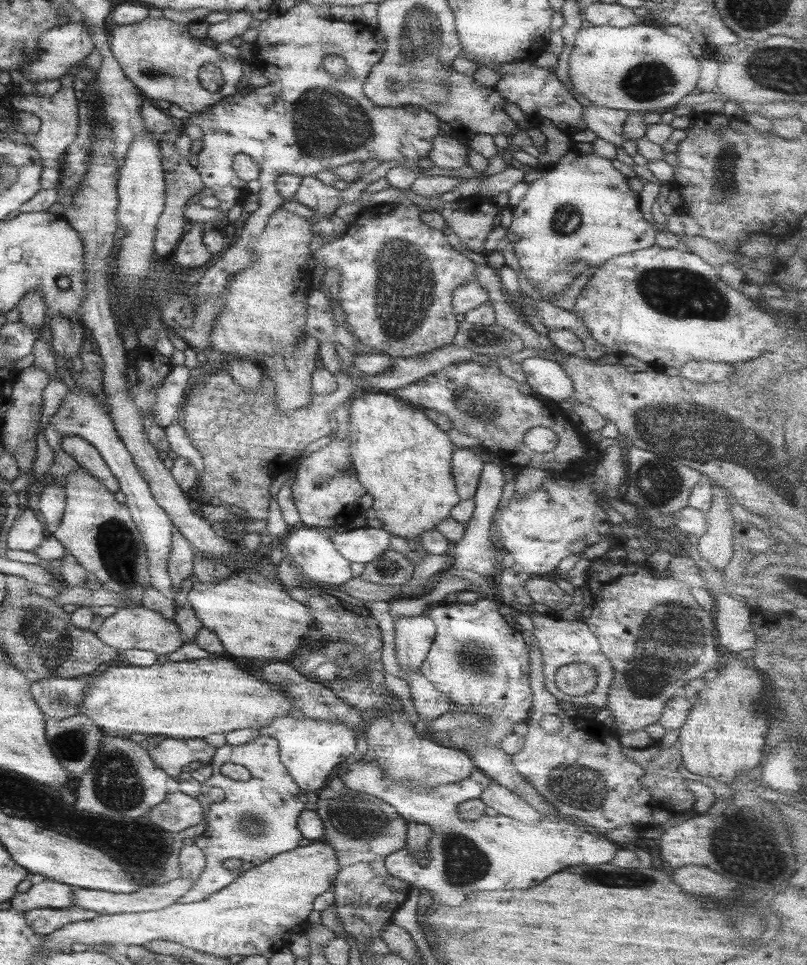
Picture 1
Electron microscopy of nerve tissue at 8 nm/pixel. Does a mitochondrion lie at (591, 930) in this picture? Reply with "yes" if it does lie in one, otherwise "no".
no

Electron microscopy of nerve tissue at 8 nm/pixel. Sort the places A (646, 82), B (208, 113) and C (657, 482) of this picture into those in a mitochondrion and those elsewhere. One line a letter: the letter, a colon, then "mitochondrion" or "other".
A: mitochondrion
B: other
C: mitochondrion

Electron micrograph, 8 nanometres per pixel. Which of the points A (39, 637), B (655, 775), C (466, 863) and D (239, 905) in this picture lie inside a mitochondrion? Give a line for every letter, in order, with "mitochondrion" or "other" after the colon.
A: mitochondrion
B: other
C: mitochondrion
D: other

